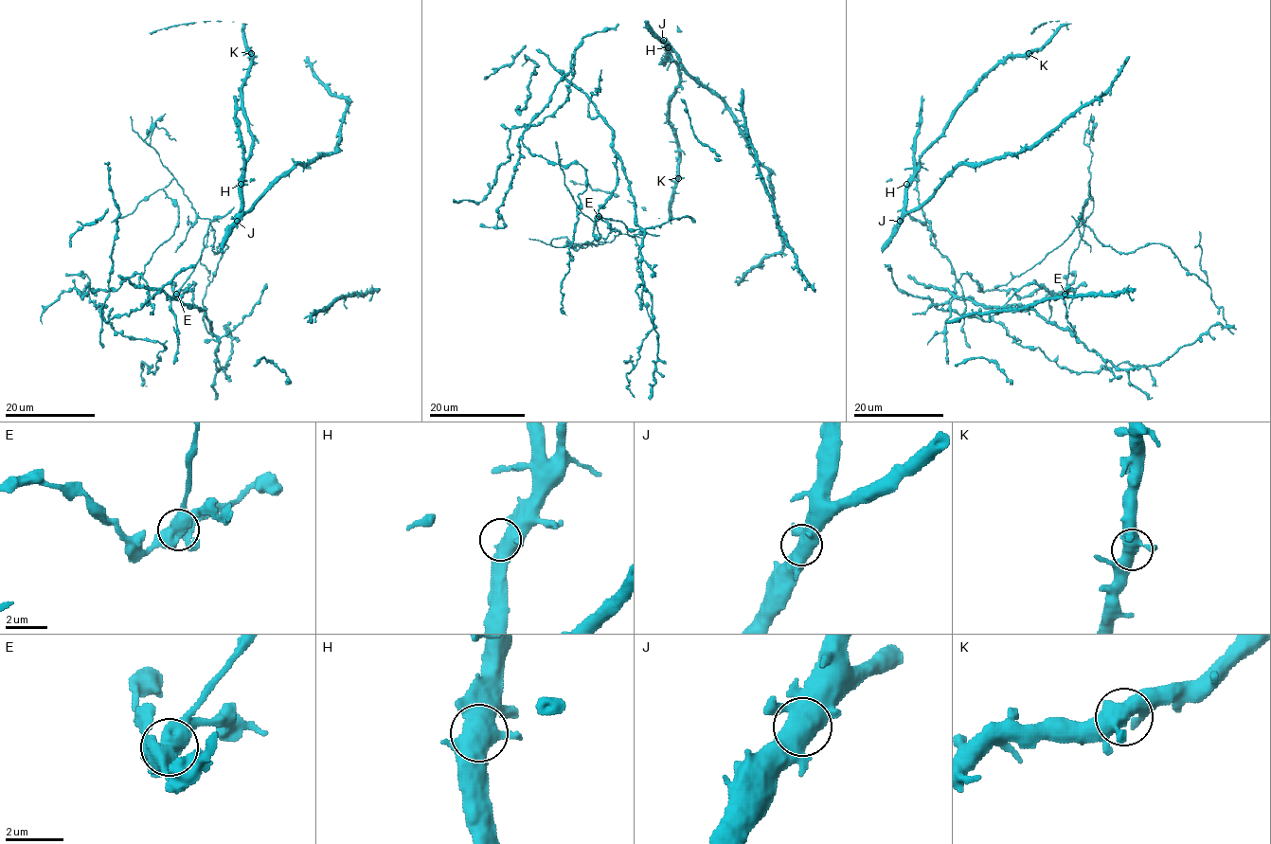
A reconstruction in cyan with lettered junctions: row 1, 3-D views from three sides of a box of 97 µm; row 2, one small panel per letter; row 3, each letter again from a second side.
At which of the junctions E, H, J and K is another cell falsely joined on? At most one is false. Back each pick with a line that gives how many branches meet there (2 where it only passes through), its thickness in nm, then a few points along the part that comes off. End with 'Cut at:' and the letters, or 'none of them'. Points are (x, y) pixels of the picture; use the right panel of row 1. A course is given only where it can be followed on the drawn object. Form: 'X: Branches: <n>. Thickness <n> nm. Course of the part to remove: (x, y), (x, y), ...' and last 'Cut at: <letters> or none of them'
E: Branches: 5. Thickness 600 nm. Course of the part to remove: (1065, 294), (1069, 261), (1083, 234), (1082, 207), (1088, 198), (1090, 179), (1082, 224), (1036, 263), (993, 287)
Cut at: E

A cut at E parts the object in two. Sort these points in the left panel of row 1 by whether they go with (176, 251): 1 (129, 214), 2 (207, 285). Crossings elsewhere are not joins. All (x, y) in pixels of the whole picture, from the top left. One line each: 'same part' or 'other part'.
1: same part
2: same part

